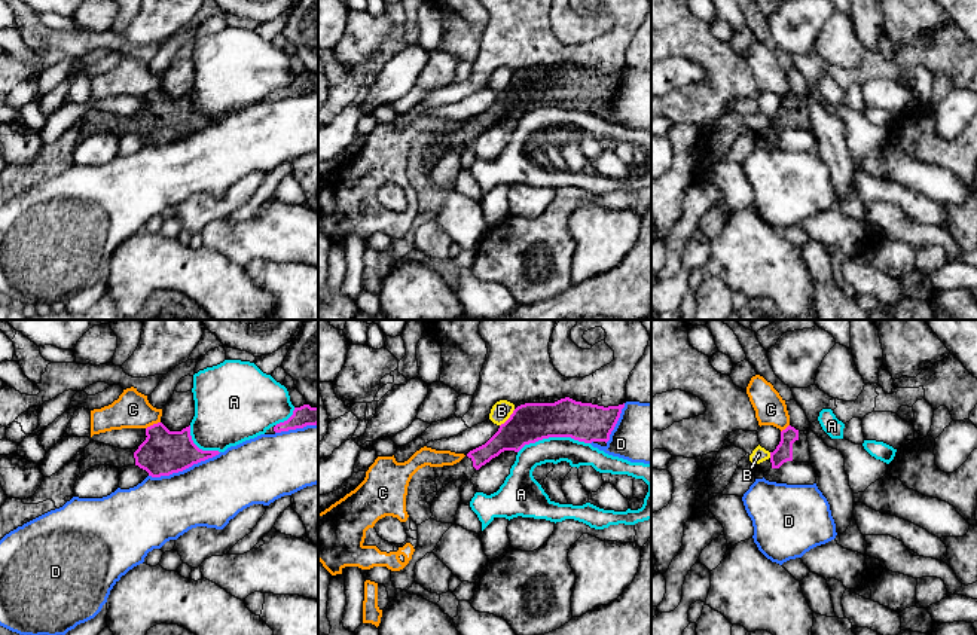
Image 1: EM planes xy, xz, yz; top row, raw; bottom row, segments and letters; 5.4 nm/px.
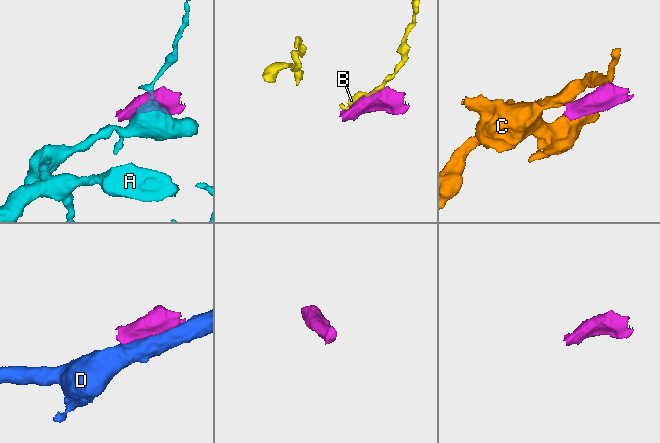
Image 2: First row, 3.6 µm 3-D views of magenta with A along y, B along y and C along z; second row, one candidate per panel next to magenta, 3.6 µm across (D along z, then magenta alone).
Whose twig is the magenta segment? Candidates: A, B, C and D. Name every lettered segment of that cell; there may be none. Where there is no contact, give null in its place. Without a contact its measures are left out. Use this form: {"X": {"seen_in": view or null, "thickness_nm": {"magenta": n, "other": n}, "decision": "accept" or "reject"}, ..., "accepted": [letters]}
{"A": {"seen_in": "xz", "thickness_nm": {"magenta": 220, "other": 140}, "decision": "reject"}, "B": {"seen_in": "xz", "thickness_nm": {"magenta": 220, "other": 110}, "decision": "reject"}, "C": {"seen_in": "xy", "thickness_nm": {"magenta": 240, "other": 190}, "decision": "reject"}, "D": {"seen_in": "xy", "thickness_nm": {"magenta": 240, "other": 360}, "decision": "reject"}, "accepted": []}

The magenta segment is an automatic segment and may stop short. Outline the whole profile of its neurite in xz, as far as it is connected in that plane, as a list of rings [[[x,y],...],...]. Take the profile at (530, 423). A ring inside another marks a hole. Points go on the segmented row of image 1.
[[[570,397],[555,403],[520,404],[485,445],[470,451],[454,465],[434,467],[437,491],[425,500],[431,504],[437,492],[452,480],[470,480],[482,465],[504,451],[519,452],[525,445],[549,437],[607,443],[623,407],[625,403],[604,407]]]

